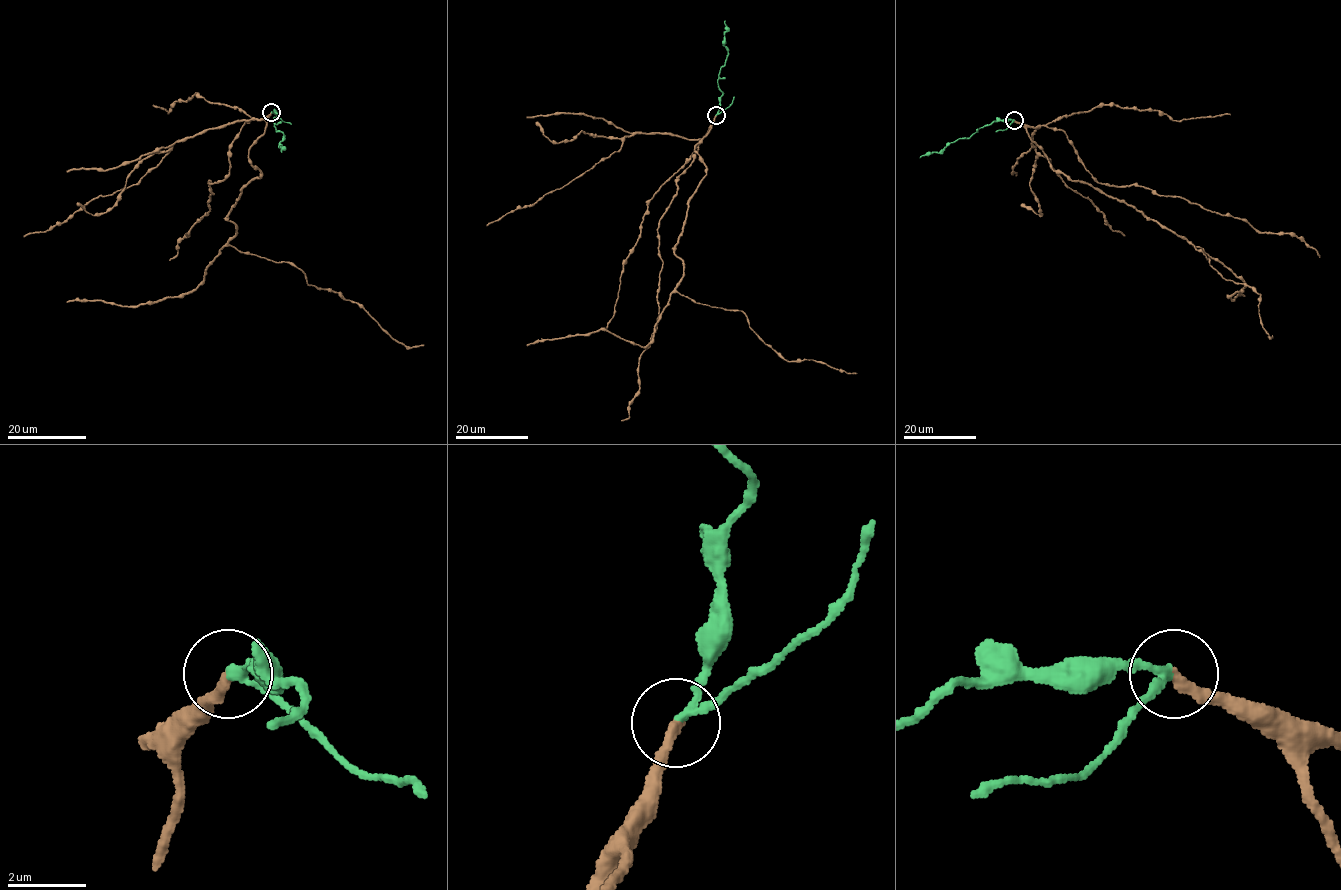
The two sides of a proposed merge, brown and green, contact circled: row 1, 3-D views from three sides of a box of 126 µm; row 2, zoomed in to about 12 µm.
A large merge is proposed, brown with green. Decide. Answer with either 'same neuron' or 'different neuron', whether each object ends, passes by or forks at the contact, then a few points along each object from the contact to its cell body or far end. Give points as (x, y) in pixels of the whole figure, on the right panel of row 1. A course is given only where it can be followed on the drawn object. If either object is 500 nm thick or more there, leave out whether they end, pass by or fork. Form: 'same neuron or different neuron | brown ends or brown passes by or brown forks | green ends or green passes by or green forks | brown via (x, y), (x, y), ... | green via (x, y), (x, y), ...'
different neuron | brown ends | green passes by | brown via (1014, 120), (1053, 170), (1132, 204), (1202, 252), (1227, 280), (1260, 294), (1262, 326), (1272, 335) | green via (1014, 120), (996, 120), (968, 138), (959, 138), (938, 153), (920, 157)

